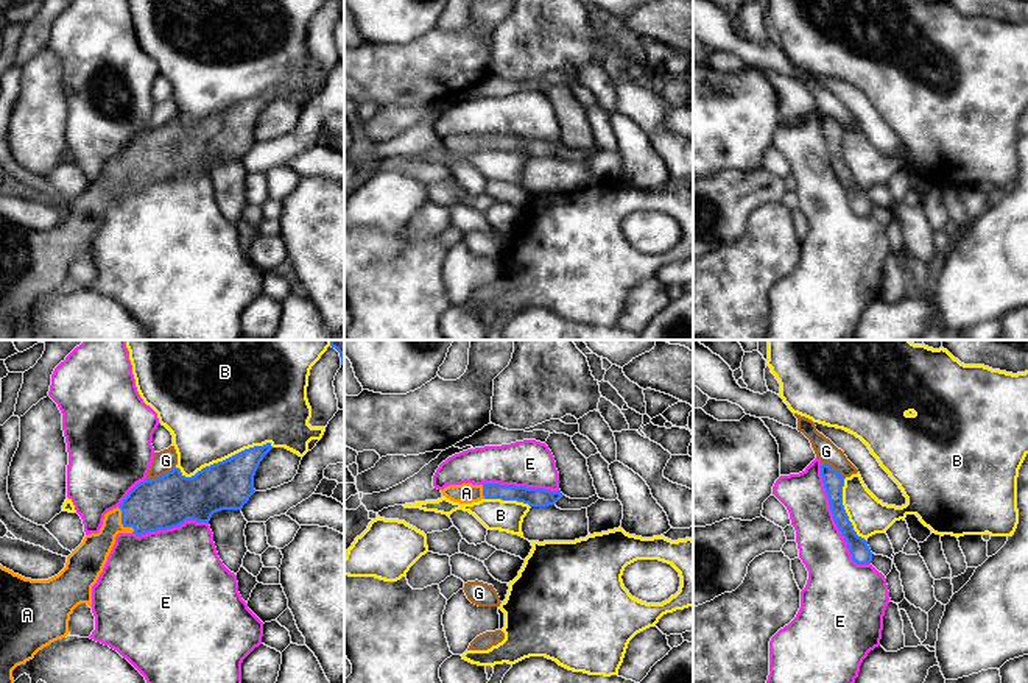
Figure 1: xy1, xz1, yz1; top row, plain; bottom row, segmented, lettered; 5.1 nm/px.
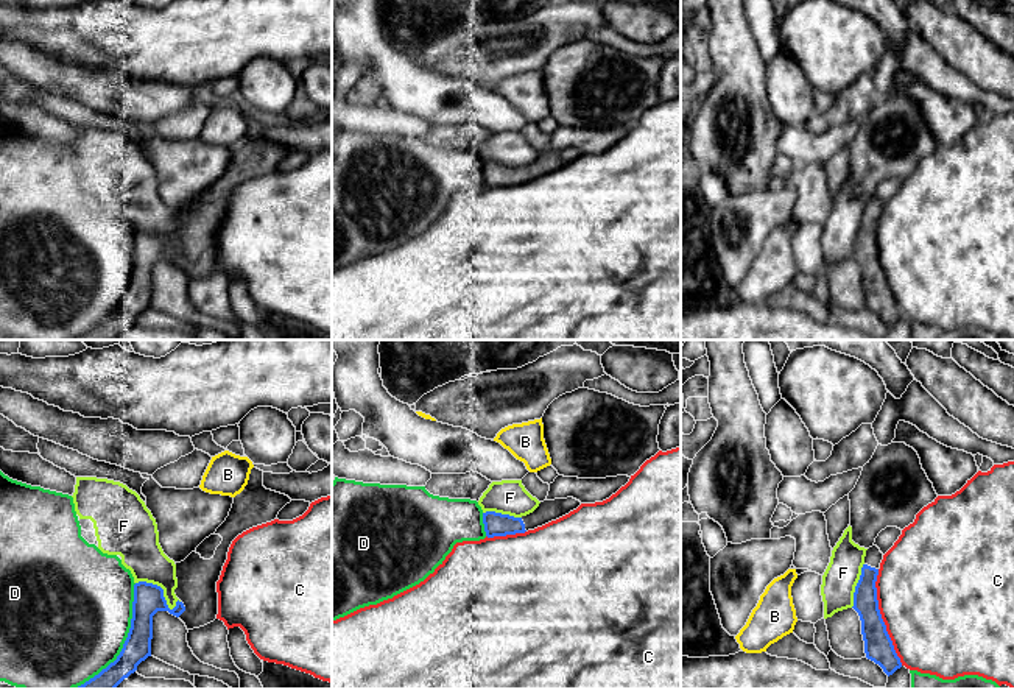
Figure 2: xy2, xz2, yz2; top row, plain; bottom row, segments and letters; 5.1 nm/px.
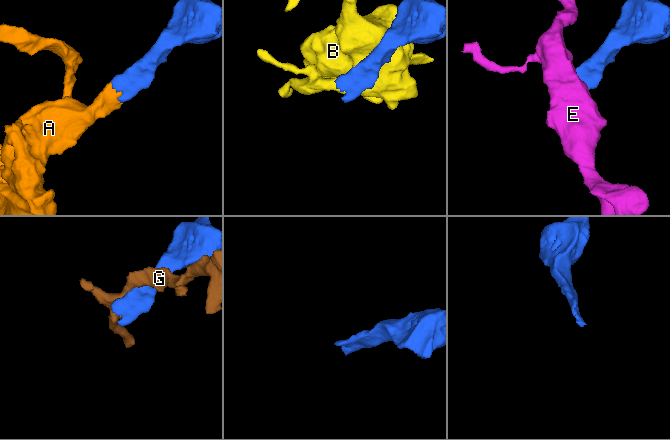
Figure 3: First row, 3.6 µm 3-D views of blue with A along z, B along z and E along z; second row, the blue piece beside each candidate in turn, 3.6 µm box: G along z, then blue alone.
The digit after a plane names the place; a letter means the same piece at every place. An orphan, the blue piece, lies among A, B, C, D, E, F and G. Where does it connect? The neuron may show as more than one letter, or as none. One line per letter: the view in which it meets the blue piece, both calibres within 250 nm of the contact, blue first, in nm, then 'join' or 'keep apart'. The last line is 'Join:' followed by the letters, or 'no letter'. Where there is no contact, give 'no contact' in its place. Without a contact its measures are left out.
A: xy1 | 280/170 nm | join
B: xy1 | 260/480 nm | keep apart
C: yz2 | 150/480 nm | keep apart
D: xy2 | 150/480 nm | keep apart
E: yz1 | 110/240 nm | keep apart
F: xy2 | 160/220 nm | keep apart
G: xy1 | 280/110 nm | keep apart
Join: A

